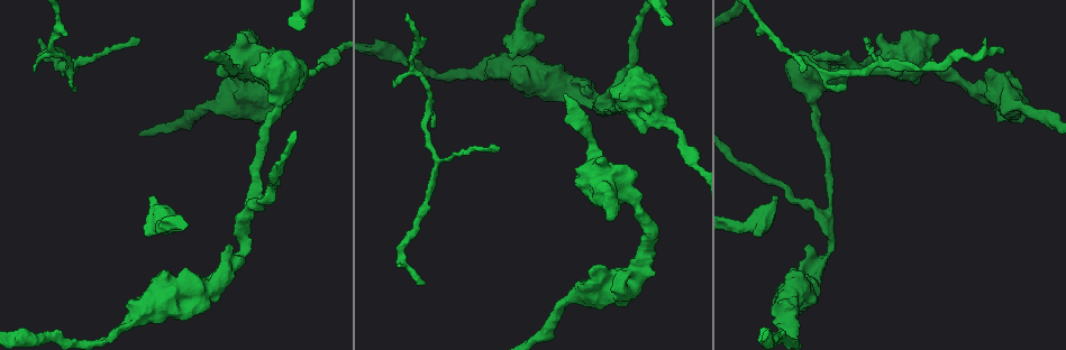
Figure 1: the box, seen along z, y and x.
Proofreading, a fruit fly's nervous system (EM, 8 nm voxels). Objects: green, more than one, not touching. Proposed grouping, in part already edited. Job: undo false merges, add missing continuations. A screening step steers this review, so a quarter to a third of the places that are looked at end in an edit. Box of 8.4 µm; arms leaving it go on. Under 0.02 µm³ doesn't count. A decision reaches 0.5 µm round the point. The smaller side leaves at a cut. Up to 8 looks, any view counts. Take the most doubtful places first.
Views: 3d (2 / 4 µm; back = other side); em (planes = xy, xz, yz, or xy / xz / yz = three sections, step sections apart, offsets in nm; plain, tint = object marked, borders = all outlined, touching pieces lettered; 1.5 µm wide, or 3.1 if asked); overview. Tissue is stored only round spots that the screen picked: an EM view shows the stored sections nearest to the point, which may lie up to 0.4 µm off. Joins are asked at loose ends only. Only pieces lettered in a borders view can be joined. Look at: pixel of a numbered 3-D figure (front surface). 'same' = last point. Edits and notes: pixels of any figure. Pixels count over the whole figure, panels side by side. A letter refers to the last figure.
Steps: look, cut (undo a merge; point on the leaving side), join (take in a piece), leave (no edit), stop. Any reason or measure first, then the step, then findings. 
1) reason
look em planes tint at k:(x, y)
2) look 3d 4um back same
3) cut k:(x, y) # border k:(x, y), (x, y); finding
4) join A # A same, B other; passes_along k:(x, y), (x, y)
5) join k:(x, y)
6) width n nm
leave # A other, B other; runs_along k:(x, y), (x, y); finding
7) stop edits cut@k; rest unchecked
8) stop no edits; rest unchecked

free end
look em planes tint at 1:(151, 198)

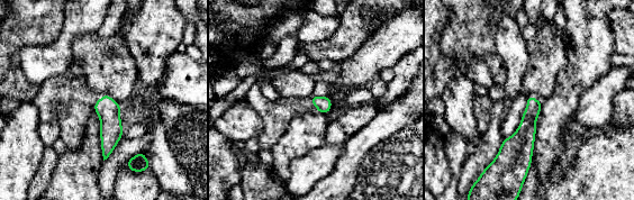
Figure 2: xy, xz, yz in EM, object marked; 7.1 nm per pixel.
look em planes borders same

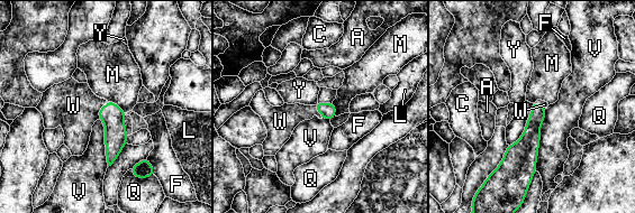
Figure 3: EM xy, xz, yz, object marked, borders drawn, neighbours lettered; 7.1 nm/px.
join W # A other, C other, F other, L other, M other, Q other, V other, W same, Y other; passes_along 3:(112, 117), (99, 110), (73, 105); the neuron continues

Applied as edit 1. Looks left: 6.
see it whole again
look overview

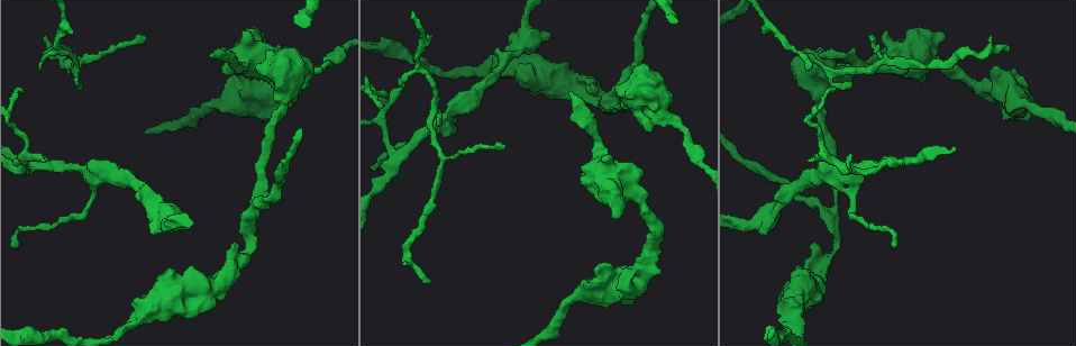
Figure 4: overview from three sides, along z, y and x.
look 3d 2um at 4:(210, 57)

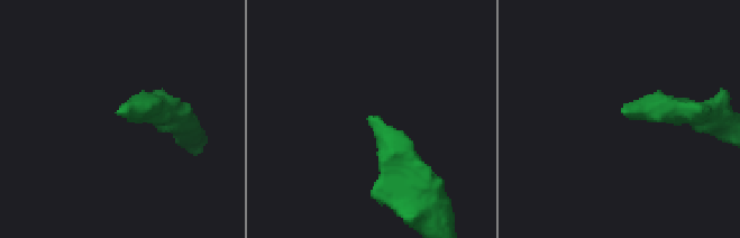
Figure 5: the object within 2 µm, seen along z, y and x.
look em xy step 8 borders at 5:(372, 121)

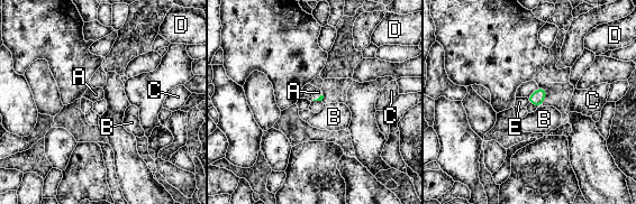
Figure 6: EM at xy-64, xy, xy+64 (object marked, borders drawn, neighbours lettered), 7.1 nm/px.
look em planes borders same

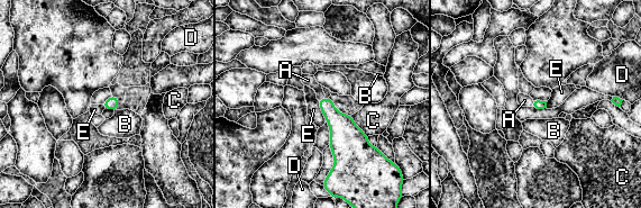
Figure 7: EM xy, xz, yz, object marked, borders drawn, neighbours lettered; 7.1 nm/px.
join A # A same, B other, C other, D other, E other; it goes on there

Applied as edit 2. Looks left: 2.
a fork
look em yz step 8 tint at 4:(254, 210)

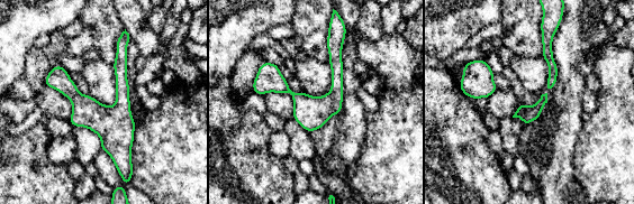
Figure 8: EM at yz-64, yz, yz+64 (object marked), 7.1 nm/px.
look em planes borders same

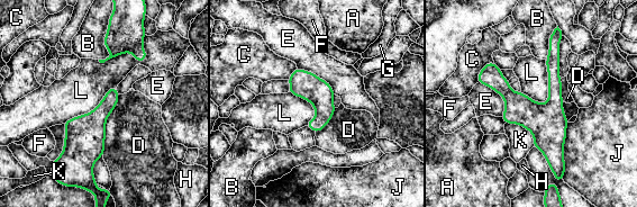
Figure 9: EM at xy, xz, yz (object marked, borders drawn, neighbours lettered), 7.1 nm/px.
leave # A other, B other, C other, D other, E other, F other, G other, H other, J other, K other, L other; runs_along 9:(556, 39), (553, 53), (553, 167); one neuron here

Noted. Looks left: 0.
stop edits join@3, join@7; rest unchecked

